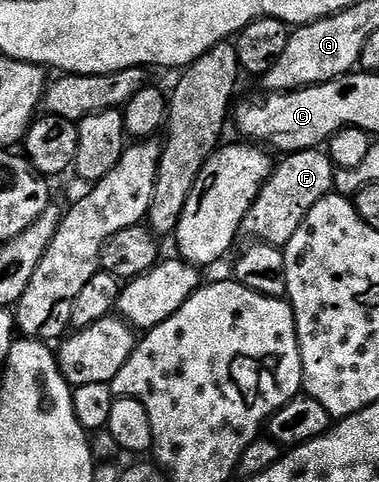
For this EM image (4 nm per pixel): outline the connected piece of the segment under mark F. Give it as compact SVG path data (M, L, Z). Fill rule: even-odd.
M319 148L293 152L280 160L283 161L274 165L271 176L261 186L253 206L249 206L241 232L255 242L285 246L305 222L309 210L313 210L321 198L332 195L337 169L326 151Z

